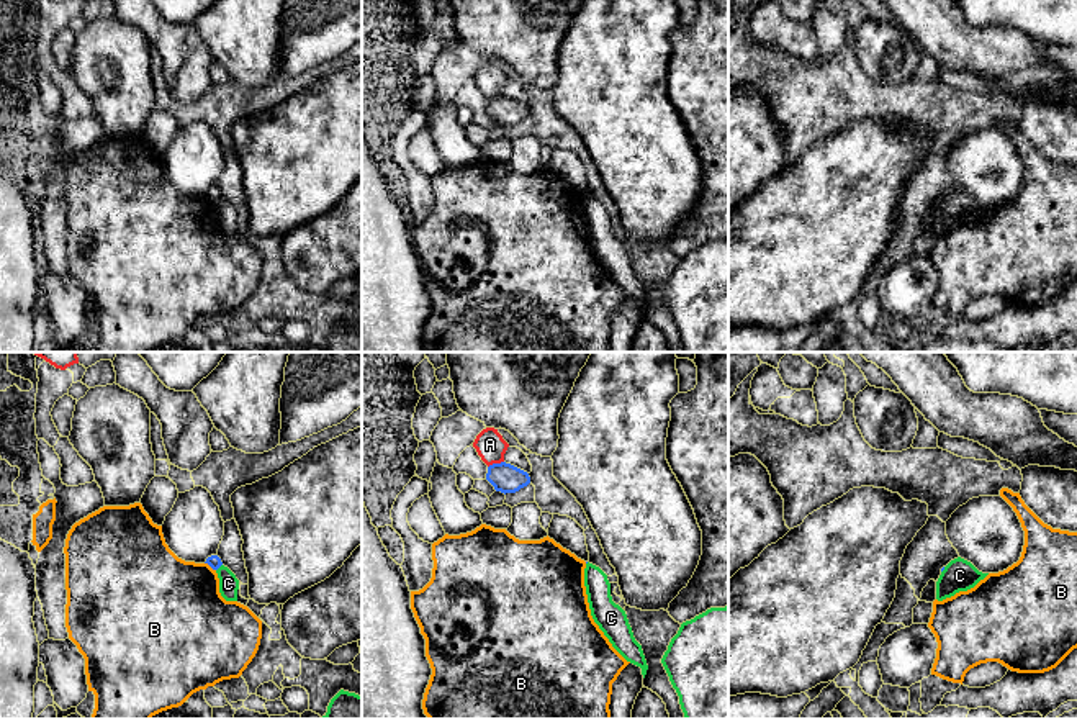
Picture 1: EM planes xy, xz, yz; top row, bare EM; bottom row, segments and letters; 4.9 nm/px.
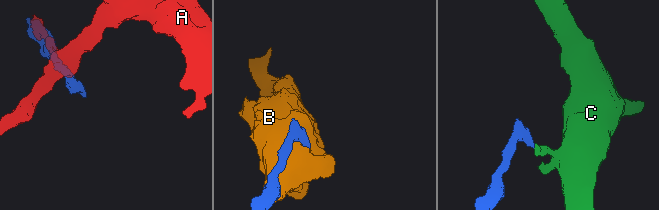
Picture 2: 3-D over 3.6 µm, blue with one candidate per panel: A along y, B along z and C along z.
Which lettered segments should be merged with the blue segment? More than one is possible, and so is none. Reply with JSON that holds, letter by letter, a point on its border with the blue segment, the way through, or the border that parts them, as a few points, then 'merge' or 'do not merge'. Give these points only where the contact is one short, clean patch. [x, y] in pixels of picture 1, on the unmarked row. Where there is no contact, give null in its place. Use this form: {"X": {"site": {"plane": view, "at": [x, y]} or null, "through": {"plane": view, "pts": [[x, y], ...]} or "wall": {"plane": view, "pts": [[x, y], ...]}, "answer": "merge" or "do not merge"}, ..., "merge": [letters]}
{"A": {"site": {"plane": "xz", "at": [495, 97]}, "answer": "do not merge"}, "B": {"site": {"plane": "xy", "at": [210, 198]}, "wall": {"plane": "xy", "pts": [[205, 195], [215, 203]]}, "answer": "do not merge"}, "C": {"site": {"plane": "xy", "at": [220, 198]}, "wall": {"plane": "xy", "pts": [[221, 197], [216, 203]]}, "answer": "do not merge"}, "merge": []}

